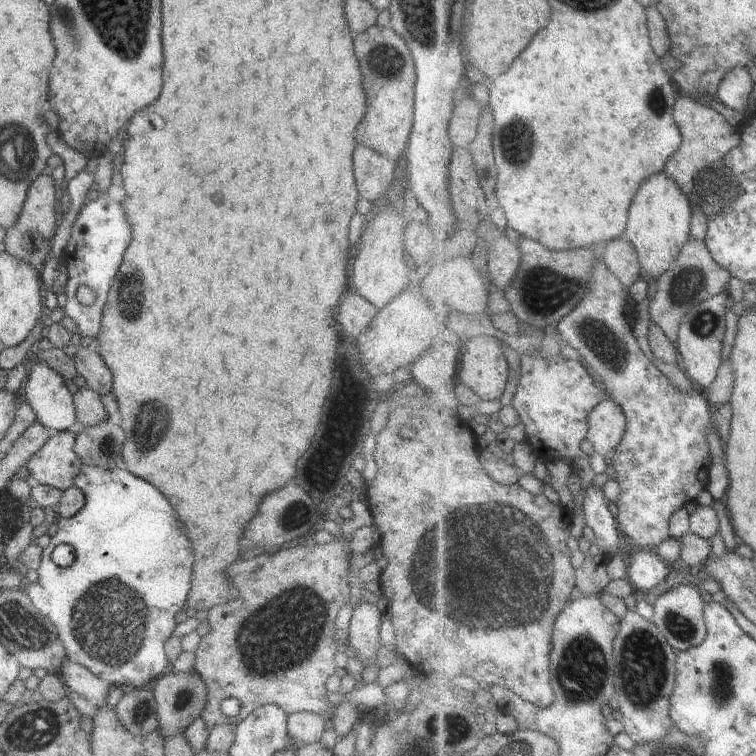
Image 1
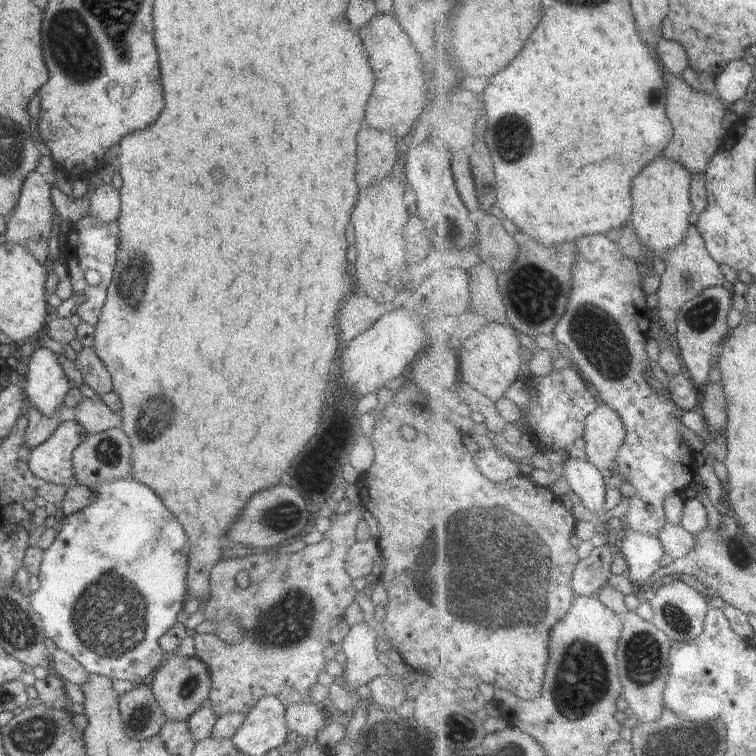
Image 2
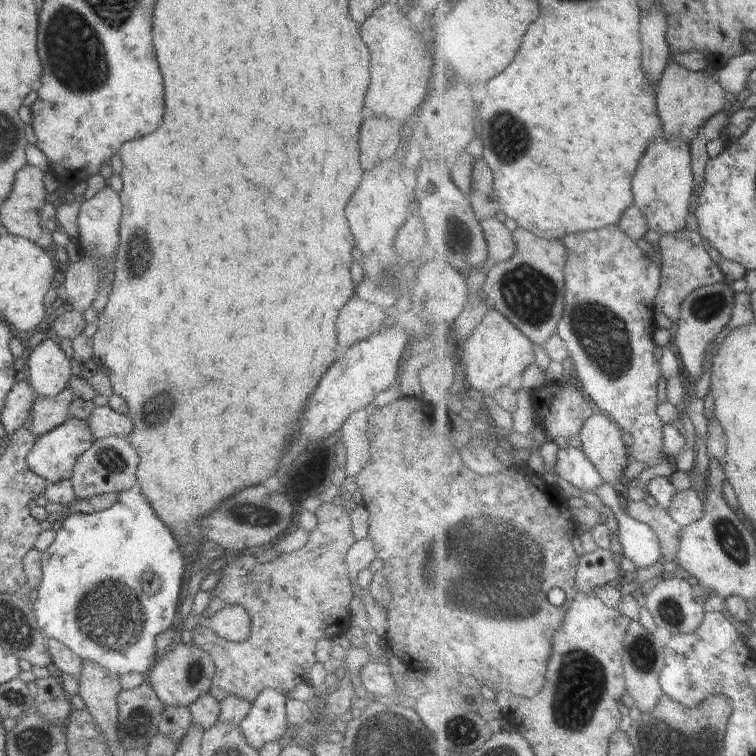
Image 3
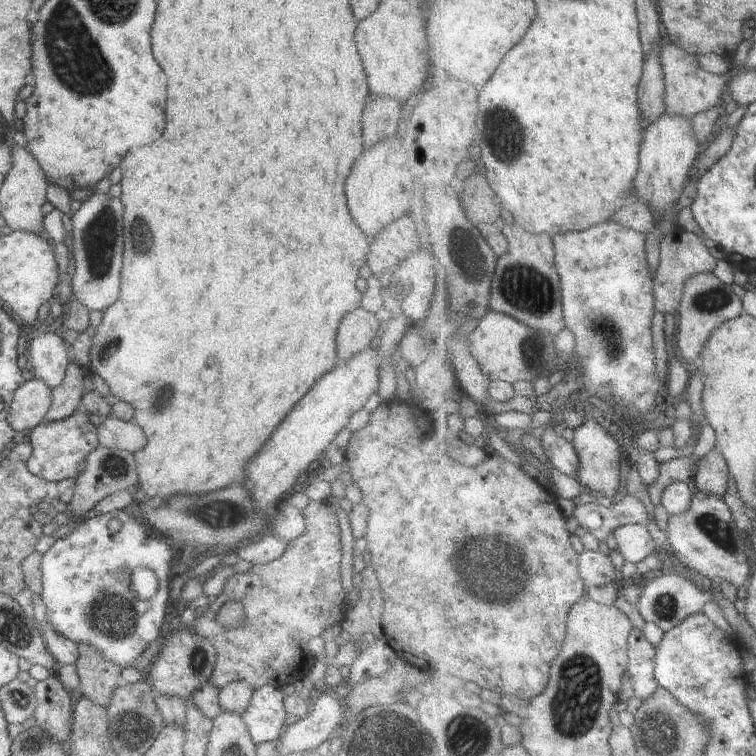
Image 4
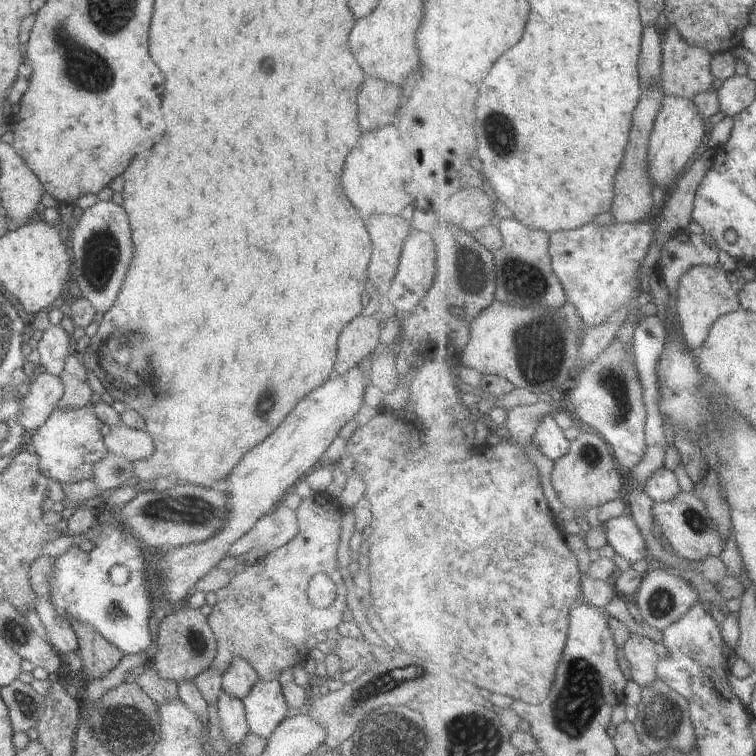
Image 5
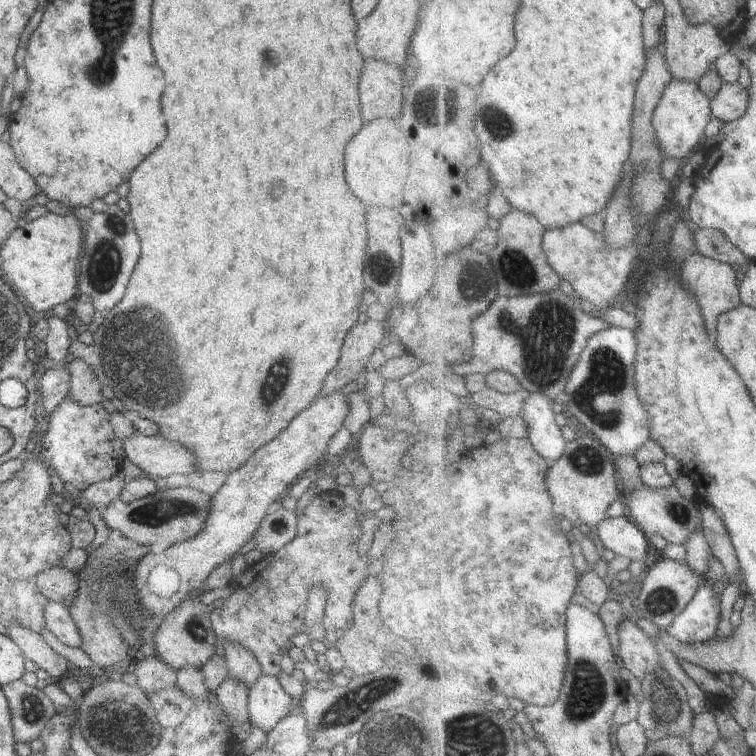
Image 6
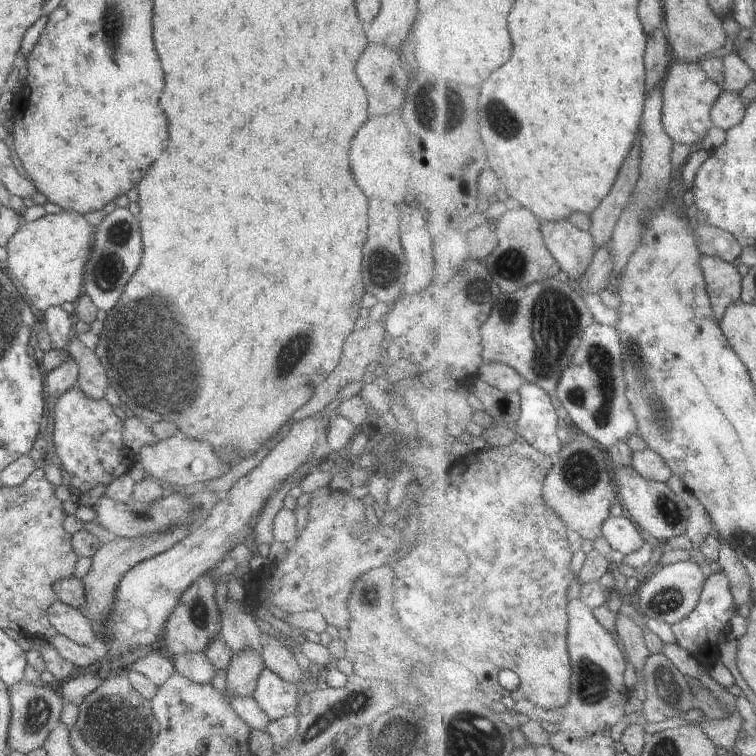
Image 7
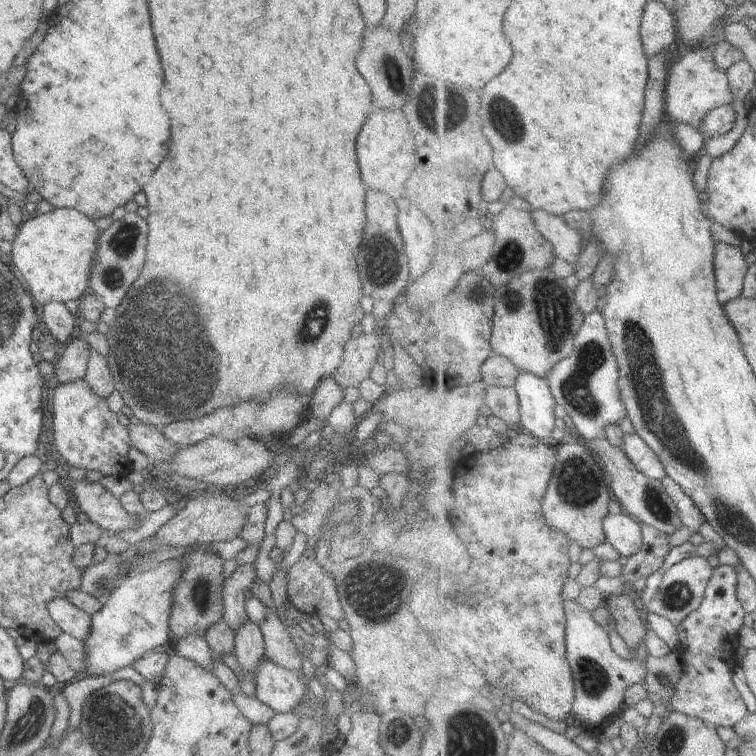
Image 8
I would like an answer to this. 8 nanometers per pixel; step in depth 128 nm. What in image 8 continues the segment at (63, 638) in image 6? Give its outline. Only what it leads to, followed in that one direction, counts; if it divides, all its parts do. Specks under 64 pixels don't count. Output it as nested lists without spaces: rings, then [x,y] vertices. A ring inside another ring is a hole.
[[[66,598],[49,600],[47,611],[62,632],[73,636],[80,642],[86,640],[91,627],[91,616],[89,614],[76,608]]]

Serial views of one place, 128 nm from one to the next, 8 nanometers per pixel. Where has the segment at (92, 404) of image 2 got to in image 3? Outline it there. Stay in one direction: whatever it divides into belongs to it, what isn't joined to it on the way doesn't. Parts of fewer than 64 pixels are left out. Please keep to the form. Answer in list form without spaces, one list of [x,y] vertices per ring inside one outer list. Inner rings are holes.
[[[95,406],[86,422],[96,439],[109,436],[125,439],[133,431],[133,422],[128,415],[114,412],[109,406]]]

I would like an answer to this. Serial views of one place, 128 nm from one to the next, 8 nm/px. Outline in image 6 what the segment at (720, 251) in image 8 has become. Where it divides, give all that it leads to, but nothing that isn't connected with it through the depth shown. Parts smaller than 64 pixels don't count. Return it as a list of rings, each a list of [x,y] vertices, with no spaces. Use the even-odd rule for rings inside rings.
[[[694,253],[680,266],[681,280],[685,282],[701,304],[703,315],[706,319],[708,332],[719,334],[719,320],[725,312],[740,307],[744,304],[741,297],[741,282],[738,274],[731,264],[716,260],[715,258]]]

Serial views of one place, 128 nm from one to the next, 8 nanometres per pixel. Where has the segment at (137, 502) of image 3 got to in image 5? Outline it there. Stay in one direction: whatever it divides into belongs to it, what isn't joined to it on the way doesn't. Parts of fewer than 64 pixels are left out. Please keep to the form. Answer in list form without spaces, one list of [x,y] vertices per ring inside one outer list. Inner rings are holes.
[[[102,514],[96,527],[90,534],[95,547],[90,552],[82,551],[74,546],[53,560],[51,576],[50,602],[56,607],[58,614],[68,622],[76,619],[88,627],[92,627],[110,644],[119,648],[125,655],[144,652],[153,642],[149,622],[152,616],[152,605],[144,586],[143,554],[140,542],[134,538],[128,540],[124,532],[116,530],[112,525],[112,517]],[[116,564],[124,564],[131,571],[126,583],[116,585],[108,577],[108,571]]]

